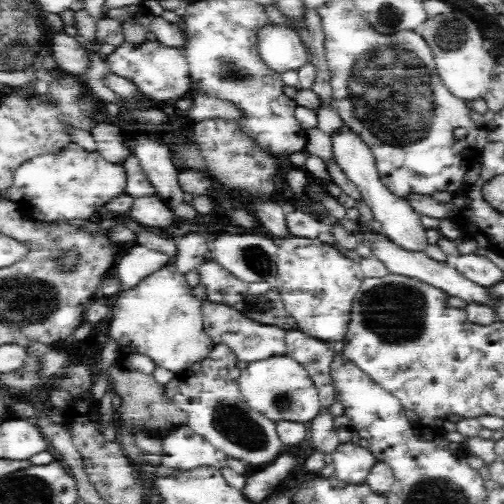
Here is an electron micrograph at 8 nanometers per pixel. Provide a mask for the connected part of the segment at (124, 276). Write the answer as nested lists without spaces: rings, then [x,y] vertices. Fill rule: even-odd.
[[[134,246],[130,248],[124,258],[116,264],[112,276],[118,280],[118,290],[112,296],[100,296],[98,300],[116,300],[118,296],[122,296],[122,292],[134,288],[140,280],[144,280],[146,276],[166,268],[170,264],[172,258],[168,258],[168,254],[160,252],[160,250],[152,250],[146,246]]]

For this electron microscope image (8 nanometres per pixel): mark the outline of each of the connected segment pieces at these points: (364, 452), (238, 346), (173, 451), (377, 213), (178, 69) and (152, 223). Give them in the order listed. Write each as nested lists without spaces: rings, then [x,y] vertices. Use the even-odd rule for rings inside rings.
[[[346,442],[340,444],[338,450],[332,454],[334,458],[334,466],[336,466],[336,474],[334,478],[342,484],[366,484],[366,478],[370,476],[374,464],[378,462],[378,458],[368,450],[358,446],[358,442]]]
[[[204,302],[204,328],[206,328],[206,336],[210,336],[210,340],[216,344],[226,344],[230,346],[232,352],[236,352],[238,360],[254,364],[258,360],[266,360],[272,356],[286,356],[286,330],[278,328],[278,326],[266,326],[266,324],[258,324],[254,320],[248,320],[246,316],[242,316],[242,312],[238,312],[232,306],[226,304],[214,304],[214,302]]]
[[[188,424],[176,428],[162,440],[162,466],[174,470],[196,470],[196,468],[226,468],[228,454],[214,448],[204,436],[196,434]]]
[[[342,126],[342,130],[332,136],[332,146],[334,146],[334,156],[336,156],[338,166],[356,184],[356,190],[362,196],[362,200],[366,202],[366,206],[370,208],[370,212],[374,214],[374,220],[382,222],[386,238],[390,238],[394,244],[398,244],[398,246],[402,246],[406,250],[426,252],[426,248],[430,246],[426,242],[426,232],[428,230],[420,224],[420,214],[416,214],[412,210],[412,206],[404,198],[394,196],[390,192],[390,188],[386,188],[386,184],[382,182],[382,176],[378,172],[376,158],[372,154],[372,150],[362,142],[362,138],[358,134],[350,132],[346,126]]]
[[[124,42],[120,48],[114,50],[112,56],[106,60],[106,68],[110,74],[118,74],[122,78],[132,80],[144,98],[150,102],[164,106],[164,104],[174,104],[176,100],[182,100],[186,96],[192,96],[192,86],[190,86],[190,70],[188,70],[188,60],[186,60],[186,50],[184,48],[174,48],[166,46],[162,42],[144,42],[142,46],[134,48],[128,42]]]
[[[148,196],[146,198],[136,198],[128,218],[132,218],[134,222],[138,222],[144,228],[150,226],[150,228],[158,228],[158,230],[170,228],[170,224],[174,220],[178,220],[172,214],[172,210],[156,196],[152,196],[152,198],[148,198]]]

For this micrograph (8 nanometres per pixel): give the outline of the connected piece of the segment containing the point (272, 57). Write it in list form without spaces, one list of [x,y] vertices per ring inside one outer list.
[[[264,26],[258,32],[258,52],[264,64],[280,74],[300,70],[310,62],[310,52],[300,32],[290,26]]]

